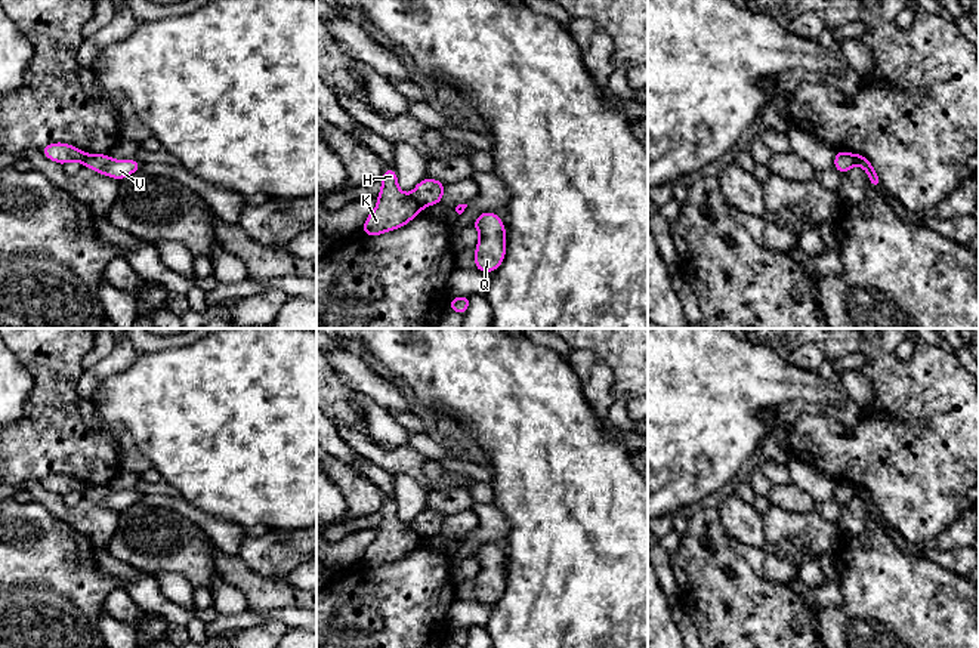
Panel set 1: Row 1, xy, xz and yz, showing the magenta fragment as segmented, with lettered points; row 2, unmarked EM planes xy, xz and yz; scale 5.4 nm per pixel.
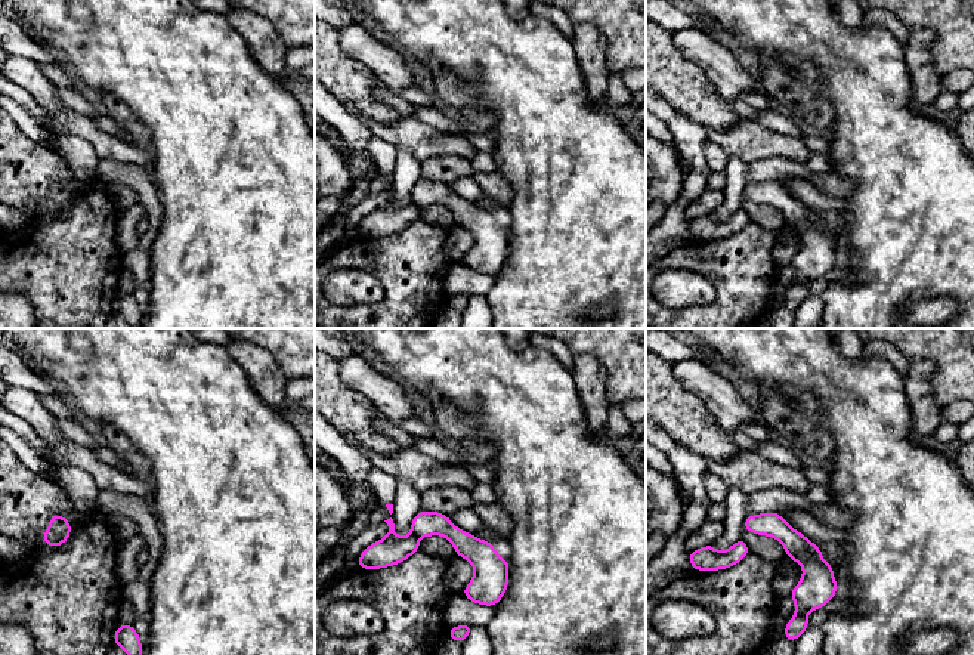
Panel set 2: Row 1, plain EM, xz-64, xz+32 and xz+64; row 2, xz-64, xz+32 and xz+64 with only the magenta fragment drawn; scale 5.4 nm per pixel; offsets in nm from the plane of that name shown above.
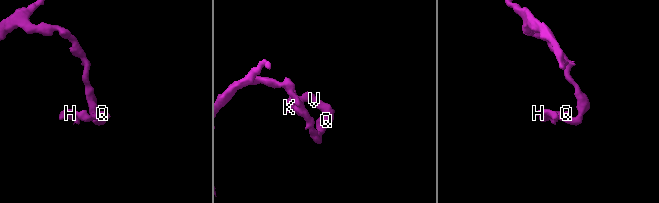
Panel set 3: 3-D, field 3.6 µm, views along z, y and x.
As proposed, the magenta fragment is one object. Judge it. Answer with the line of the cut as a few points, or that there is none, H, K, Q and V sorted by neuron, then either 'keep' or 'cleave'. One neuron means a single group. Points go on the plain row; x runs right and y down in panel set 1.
cut in xz along (410, 525), (422, 537); H K / Q V; cleave

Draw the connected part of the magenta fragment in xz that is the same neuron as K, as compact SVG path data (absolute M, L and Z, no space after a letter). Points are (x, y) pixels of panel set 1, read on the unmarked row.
M386 500L380 513L382 522L377 527L377 537L362 558L362 564L368 568L402 559L421 544L421 537L413 527L399 521L395 500Z

